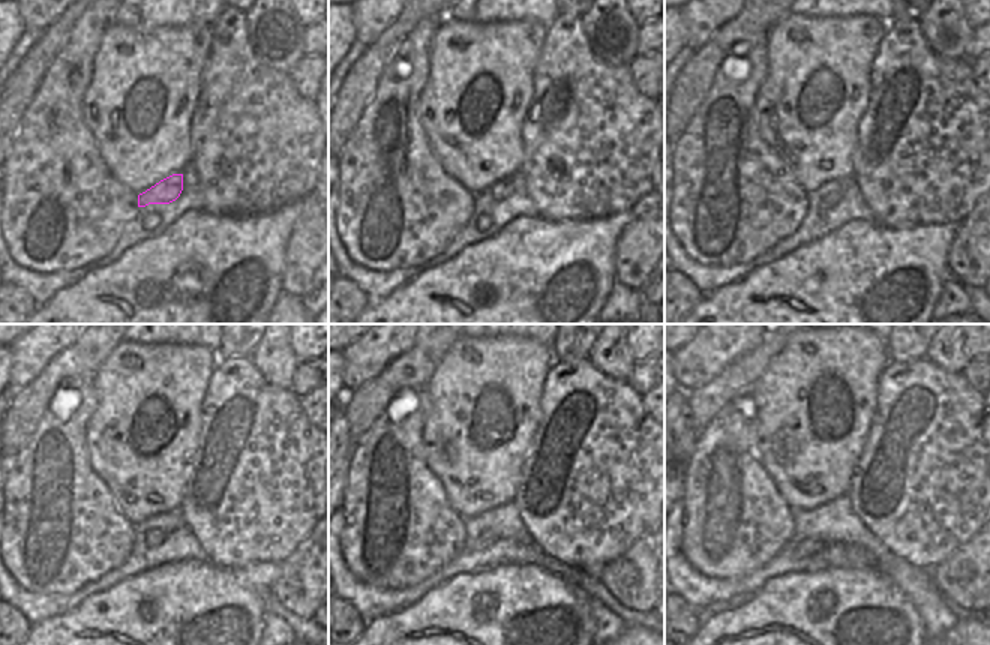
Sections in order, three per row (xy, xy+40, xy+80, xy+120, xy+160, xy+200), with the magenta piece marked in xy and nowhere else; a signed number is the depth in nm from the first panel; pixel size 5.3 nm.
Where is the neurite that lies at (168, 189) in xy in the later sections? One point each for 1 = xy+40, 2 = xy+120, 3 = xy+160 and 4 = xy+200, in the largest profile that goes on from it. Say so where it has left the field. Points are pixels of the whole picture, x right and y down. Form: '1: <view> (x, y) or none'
1: xy+40 (501, 189)
2: xy+120 (153, 537)
3: xy+160 (488, 539)
4: xy+200 (804, 548)

